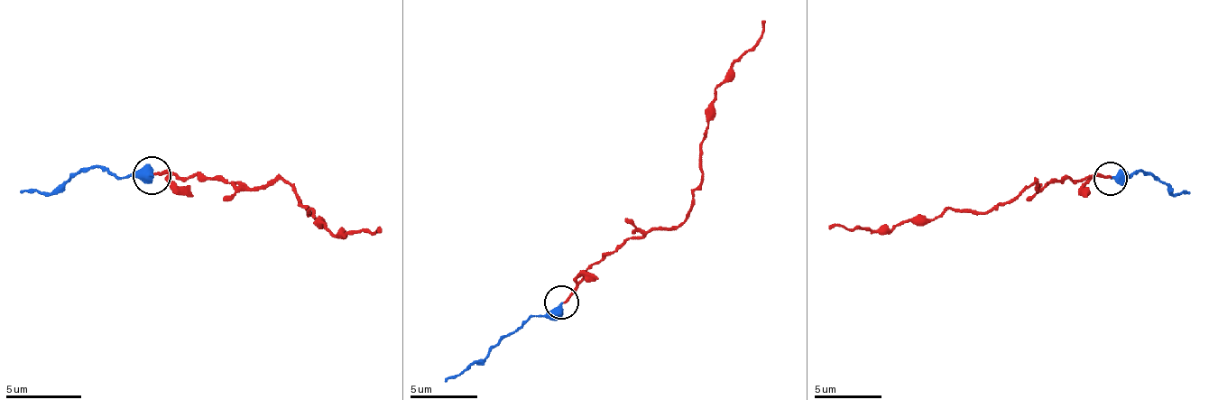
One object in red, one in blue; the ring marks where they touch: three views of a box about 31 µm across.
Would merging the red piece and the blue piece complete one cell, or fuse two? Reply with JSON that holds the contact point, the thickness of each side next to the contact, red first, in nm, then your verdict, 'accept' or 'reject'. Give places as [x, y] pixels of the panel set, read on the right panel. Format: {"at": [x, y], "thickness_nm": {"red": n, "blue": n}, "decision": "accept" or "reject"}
{"at": [1111, 178], "thickness_nm": {"red": 160, "blue": 460}, "decision": "reject"}

